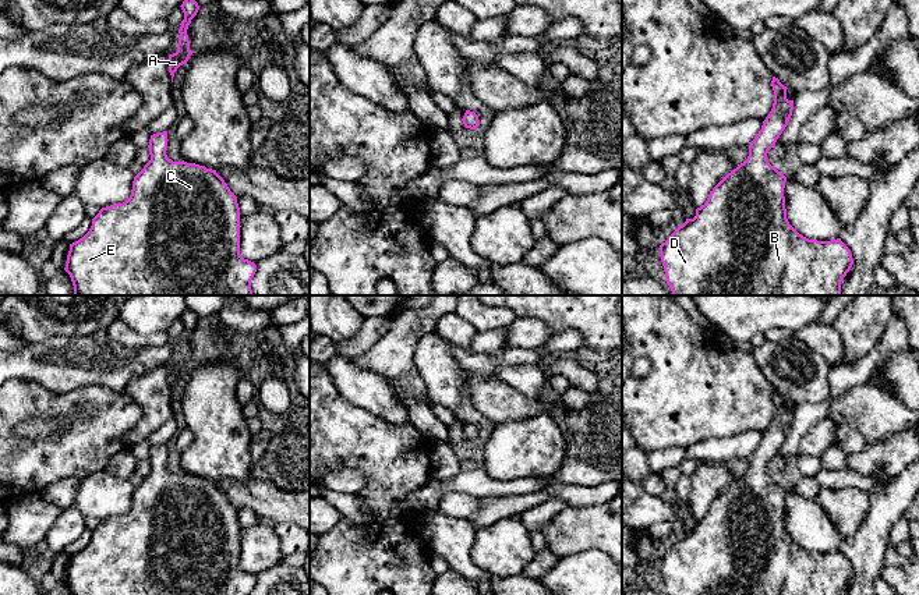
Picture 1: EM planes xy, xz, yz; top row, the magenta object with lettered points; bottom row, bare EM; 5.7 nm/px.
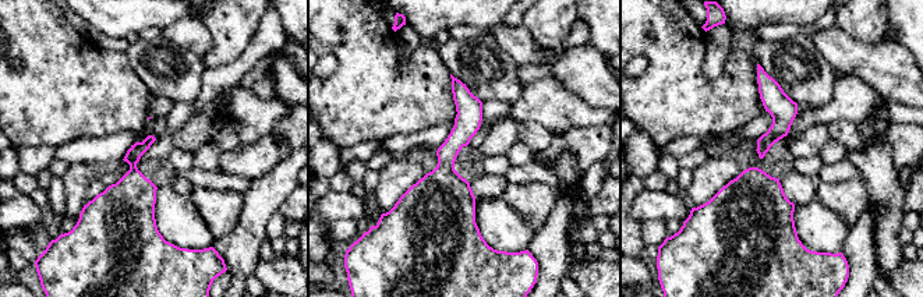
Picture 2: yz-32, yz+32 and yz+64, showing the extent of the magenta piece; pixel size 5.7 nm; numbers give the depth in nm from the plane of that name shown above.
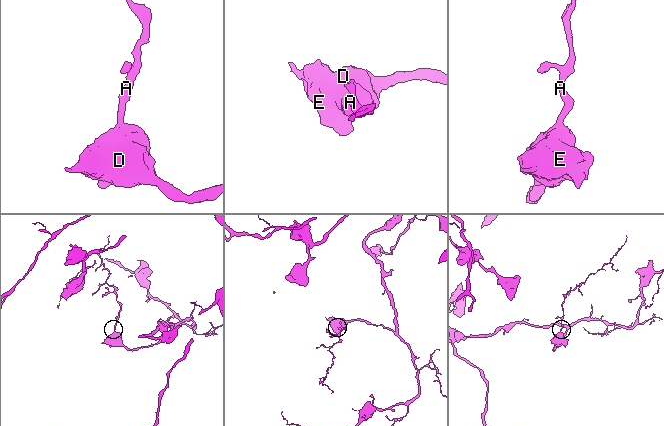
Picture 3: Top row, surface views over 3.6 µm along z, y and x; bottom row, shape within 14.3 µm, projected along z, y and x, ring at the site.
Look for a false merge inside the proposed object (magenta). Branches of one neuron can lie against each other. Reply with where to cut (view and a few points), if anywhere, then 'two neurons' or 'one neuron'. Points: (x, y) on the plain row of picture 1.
cut none; one neuron

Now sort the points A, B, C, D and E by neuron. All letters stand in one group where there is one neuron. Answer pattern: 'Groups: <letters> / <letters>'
Groups: A B C D E

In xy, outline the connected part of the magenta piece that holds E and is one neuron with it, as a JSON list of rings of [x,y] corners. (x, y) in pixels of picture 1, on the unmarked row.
[[[167,443],[151,447],[151,472],[134,489],[130,510],[102,520],[89,543],[70,556],[64,582],[73,595],[251,595],[257,577],[240,567],[240,520],[216,482],[167,470]]]

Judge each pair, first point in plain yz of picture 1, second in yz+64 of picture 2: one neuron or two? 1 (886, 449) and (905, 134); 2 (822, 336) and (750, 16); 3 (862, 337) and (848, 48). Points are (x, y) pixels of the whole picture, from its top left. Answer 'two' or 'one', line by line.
1: one
2: two
3: two

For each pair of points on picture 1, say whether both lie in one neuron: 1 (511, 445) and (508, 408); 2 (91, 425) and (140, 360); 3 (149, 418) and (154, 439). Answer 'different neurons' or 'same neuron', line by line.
1: different neurons
2: different neurons
3: different neurons

